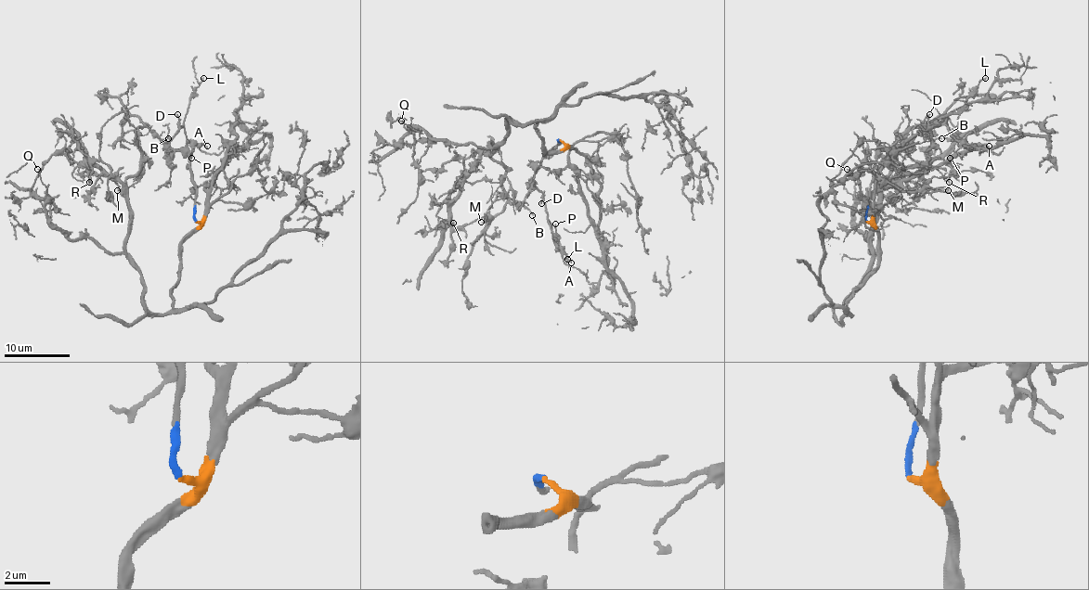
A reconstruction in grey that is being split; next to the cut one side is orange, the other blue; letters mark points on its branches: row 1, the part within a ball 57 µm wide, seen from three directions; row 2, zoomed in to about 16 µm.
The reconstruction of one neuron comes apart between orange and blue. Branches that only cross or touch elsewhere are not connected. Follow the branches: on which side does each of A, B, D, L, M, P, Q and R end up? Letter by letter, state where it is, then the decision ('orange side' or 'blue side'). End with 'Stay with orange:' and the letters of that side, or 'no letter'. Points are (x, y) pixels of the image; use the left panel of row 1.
A: (207, 146) | blue side
B: (168, 138) | orange side
D: (177, 114) | blue side
L: (203, 78) | blue side
M: (117, 190) | orange side
P: (191, 158) | blue side
Q: (37, 169) | orange side
R: (89, 182) | orange side
Stay with orange: B, M, Q, R

